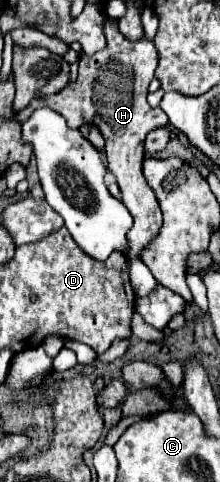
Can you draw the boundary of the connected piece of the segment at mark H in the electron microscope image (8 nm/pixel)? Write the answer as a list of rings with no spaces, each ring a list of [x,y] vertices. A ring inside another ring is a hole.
[[[108,18],[102,28],[108,44],[94,56],[80,56],[76,82],[68,84],[58,94],[34,98],[24,110],[18,112],[18,120],[22,122],[30,118],[36,108],[48,106],[60,112],[70,128],[94,124],[100,130],[106,140],[106,168],[116,176],[116,182],[122,192],[122,202],[134,218],[134,226],[128,232],[128,240],[130,256],[138,258],[138,248],[142,248],[142,244],[146,244],[150,236],[156,236],[158,228],[162,226],[162,212],[158,208],[158,200],[154,200],[154,192],[142,176],[144,138],[148,136],[148,132],[164,128],[168,124],[166,114],[160,108],[152,108],[146,100],[148,84],[154,78],[154,70],[158,66],[158,52],[154,48],[154,42],[146,40],[144,36],[138,42],[132,42],[124,34],[120,34],[114,18]]]

